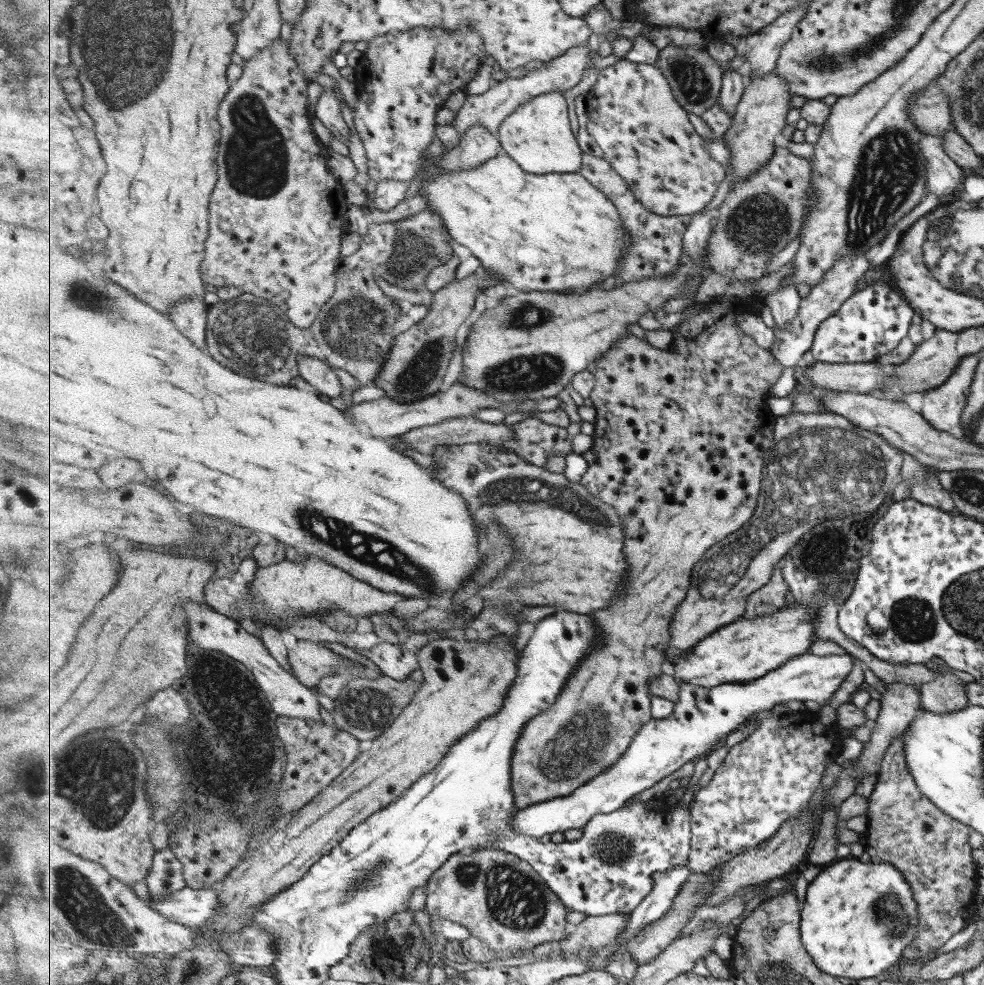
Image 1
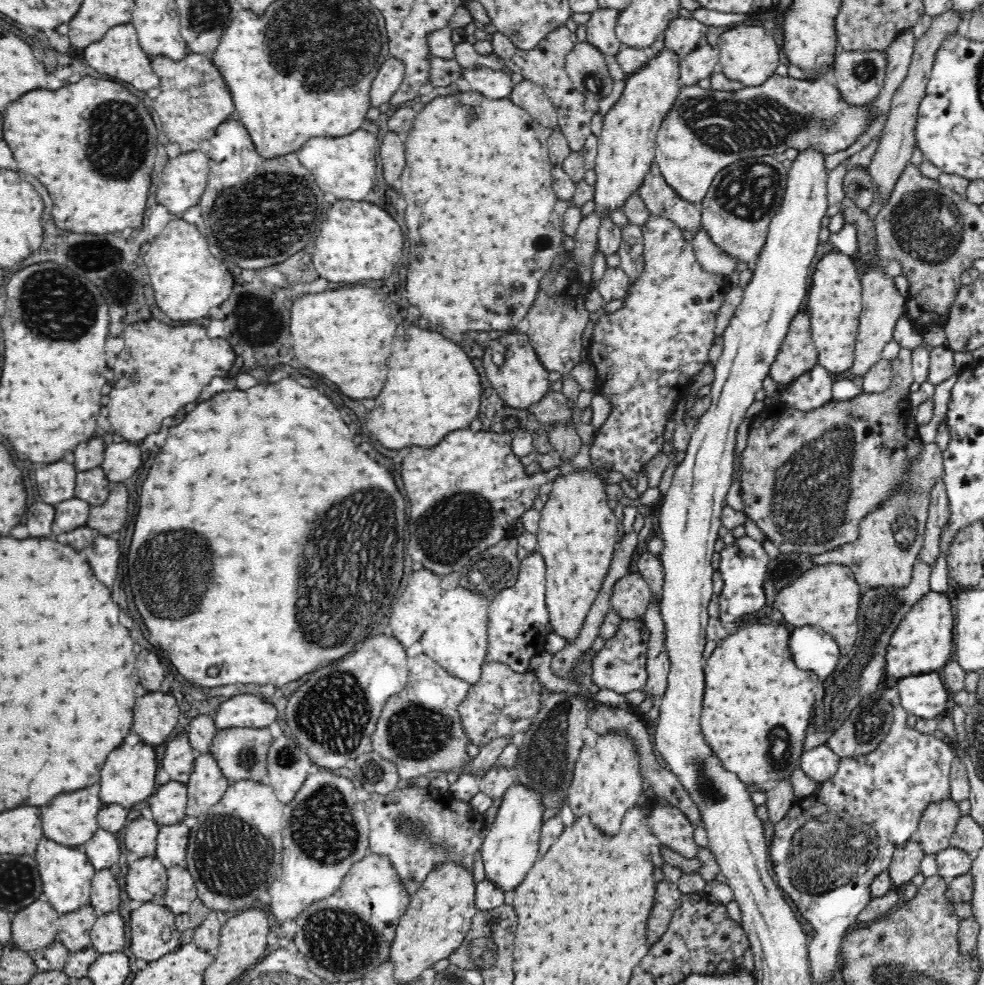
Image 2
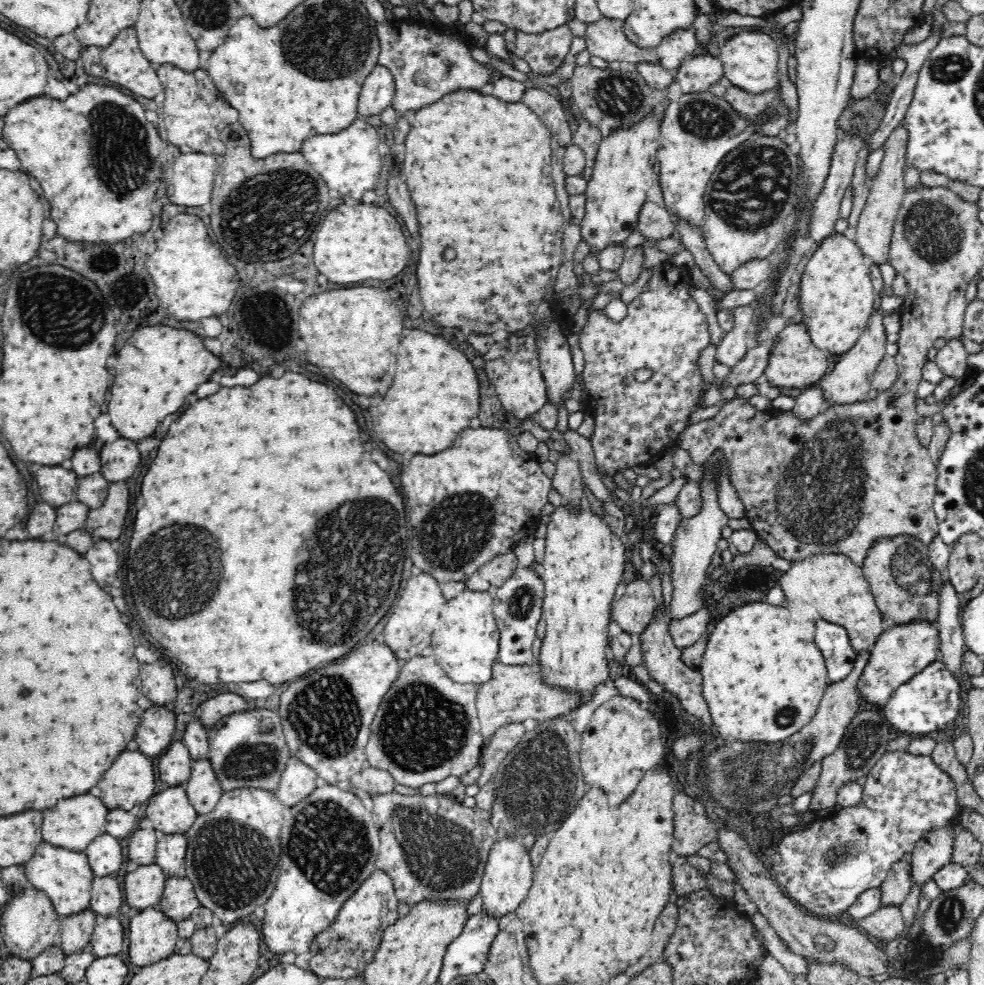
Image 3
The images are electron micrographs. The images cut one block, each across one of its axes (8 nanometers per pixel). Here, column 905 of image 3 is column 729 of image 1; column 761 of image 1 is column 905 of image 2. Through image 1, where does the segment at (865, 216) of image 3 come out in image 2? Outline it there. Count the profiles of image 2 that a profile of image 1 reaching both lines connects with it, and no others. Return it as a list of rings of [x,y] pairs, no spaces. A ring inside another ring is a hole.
[[[954,8],[944,14],[931,17],[929,20],[929,29],[917,39],[907,75],[903,78],[896,94],[894,94],[889,111],[886,114],[884,129],[880,134],[880,138],[878,138],[876,153],[869,165],[873,183],[878,186],[878,196],[880,196],[884,206],[888,204],[892,192],[896,188],[896,182],[899,181],[900,175],[904,174],[908,168],[912,152],[917,147],[913,131],[915,130],[916,118],[918,118],[919,102],[924,96],[925,87],[931,77],[932,62],[936,58],[936,50],[940,48],[940,42],[944,40],[944,36],[949,31],[962,29],[963,27],[963,23],[961,23],[962,16],[956,16]]]

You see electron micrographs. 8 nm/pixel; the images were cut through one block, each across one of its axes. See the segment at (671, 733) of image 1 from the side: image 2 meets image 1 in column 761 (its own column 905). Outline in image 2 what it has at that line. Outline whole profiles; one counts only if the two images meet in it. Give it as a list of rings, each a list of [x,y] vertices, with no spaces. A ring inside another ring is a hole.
[[[933,671],[895,682],[900,693],[900,705],[913,717],[936,718],[948,712],[948,691],[941,672]]]

